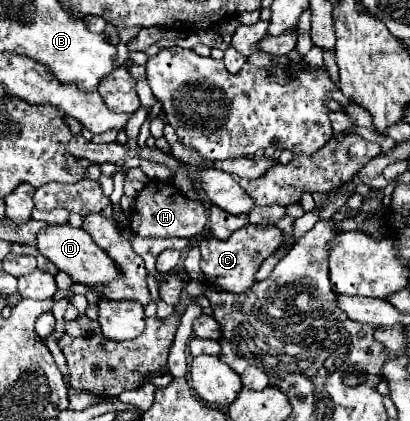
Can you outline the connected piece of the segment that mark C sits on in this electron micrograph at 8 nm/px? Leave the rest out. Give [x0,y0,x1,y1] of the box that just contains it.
[198,224,282,294]

